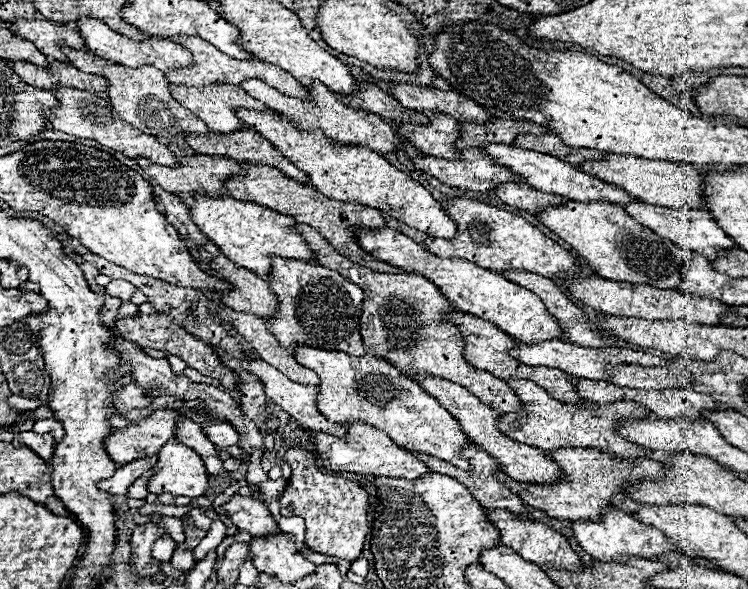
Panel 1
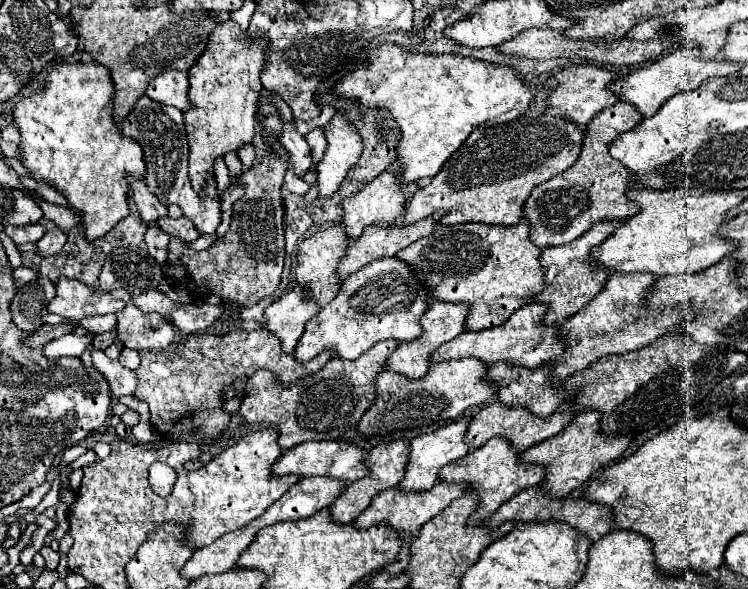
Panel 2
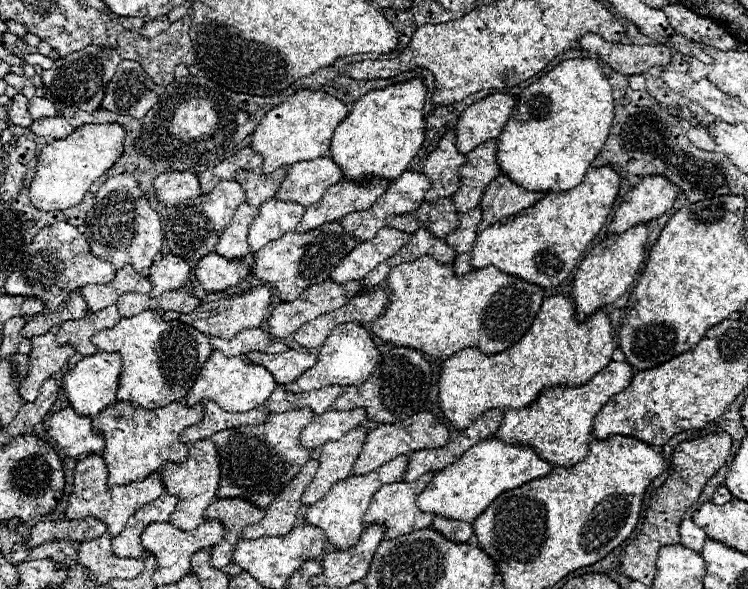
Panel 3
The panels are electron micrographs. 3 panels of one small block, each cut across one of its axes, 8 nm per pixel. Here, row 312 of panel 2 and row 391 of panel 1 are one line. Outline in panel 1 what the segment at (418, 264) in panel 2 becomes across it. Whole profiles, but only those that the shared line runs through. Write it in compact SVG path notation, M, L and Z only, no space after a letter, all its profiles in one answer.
M296 224L296 232L304 236L308 248L314 252L314 260L310 260L312 264L336 270L348 282L358 284L364 290L366 300L362 302L362 312L360 312L360 334L368 354L388 360L392 366L396 366L402 372L404 370L428 372L438 378L456 382L494 410L500 412L520 410L520 402L512 392L512 388L508 388L500 378L492 376L490 372L466 364L462 356L464 340L458 328L442 322L442 316L454 310L430 280L418 274L374 272L356 262L350 262L348 258L332 250L332 246L308 224Z

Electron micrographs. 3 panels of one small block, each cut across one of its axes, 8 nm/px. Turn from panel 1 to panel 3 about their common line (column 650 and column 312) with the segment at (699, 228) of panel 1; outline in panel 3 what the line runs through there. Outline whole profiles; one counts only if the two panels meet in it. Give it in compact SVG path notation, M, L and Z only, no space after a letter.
M374 178L368 184L356 184L350 180L340 180L340 184L328 188L324 198L316 202L316 206L308 206L302 214L300 226L296 232L310 232L314 226L322 226L332 220L340 220L342 216L358 210L368 210L390 186L386 180Z

